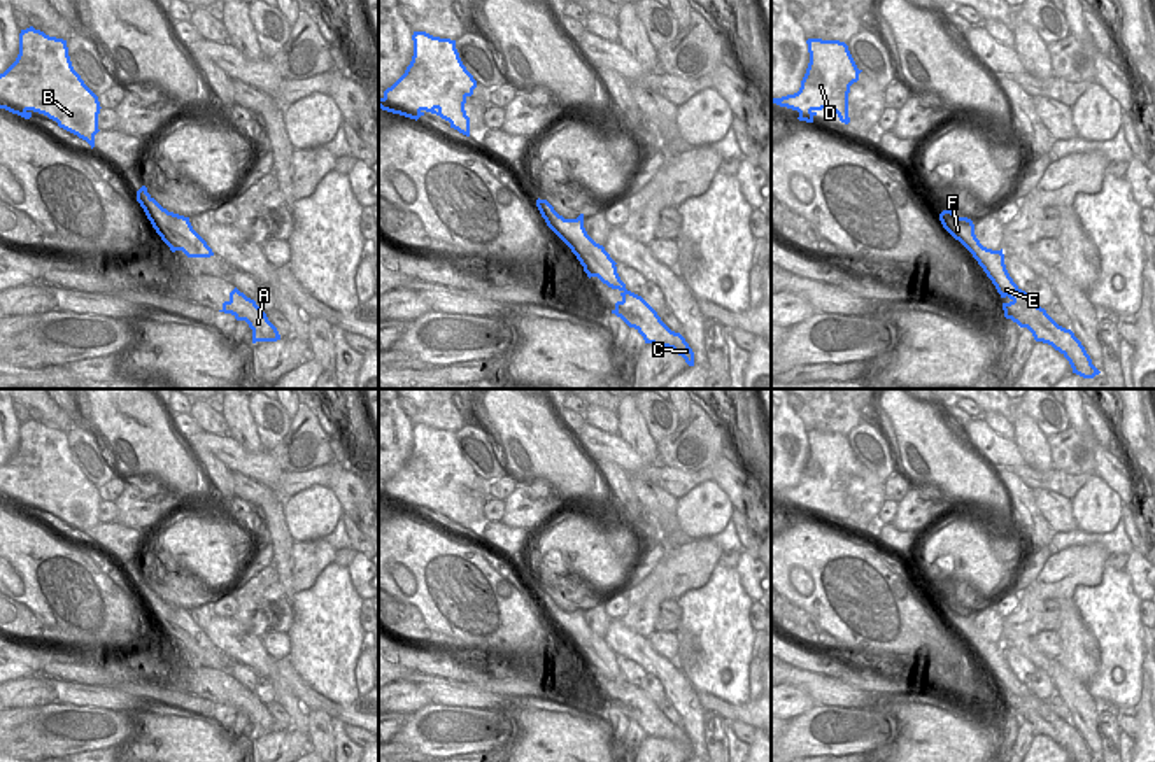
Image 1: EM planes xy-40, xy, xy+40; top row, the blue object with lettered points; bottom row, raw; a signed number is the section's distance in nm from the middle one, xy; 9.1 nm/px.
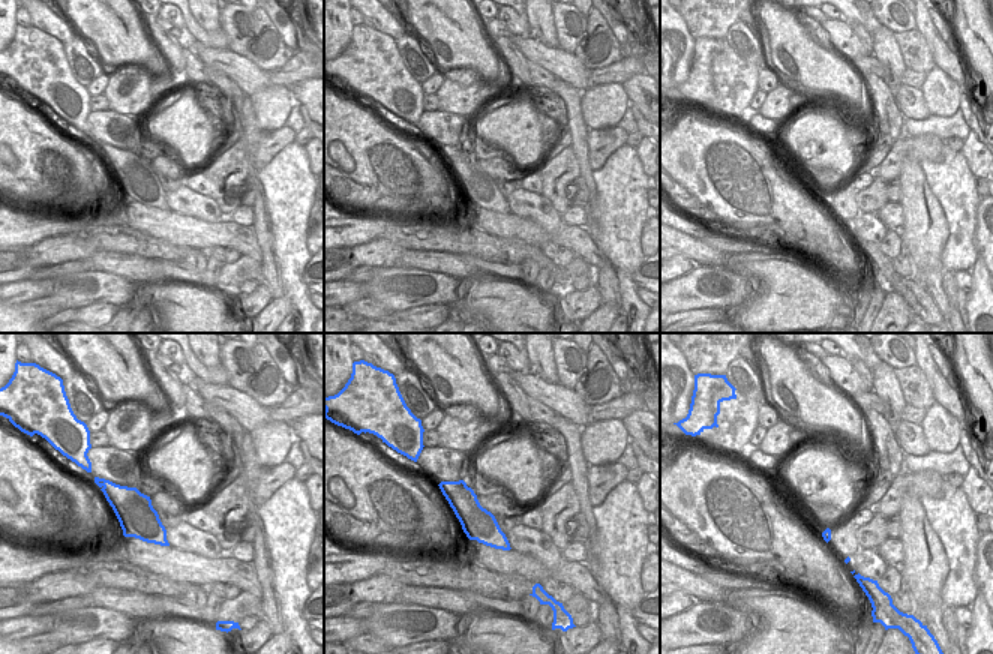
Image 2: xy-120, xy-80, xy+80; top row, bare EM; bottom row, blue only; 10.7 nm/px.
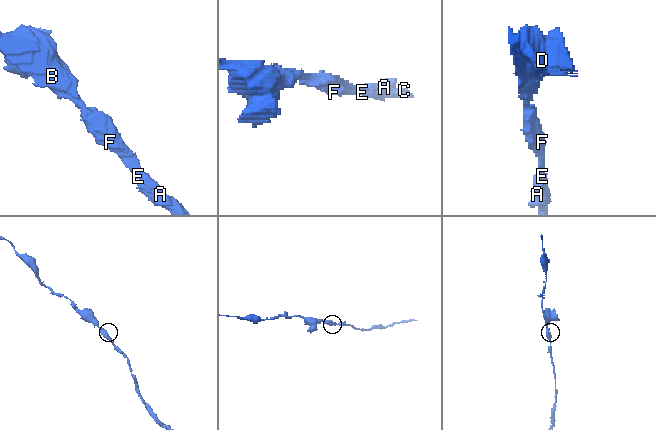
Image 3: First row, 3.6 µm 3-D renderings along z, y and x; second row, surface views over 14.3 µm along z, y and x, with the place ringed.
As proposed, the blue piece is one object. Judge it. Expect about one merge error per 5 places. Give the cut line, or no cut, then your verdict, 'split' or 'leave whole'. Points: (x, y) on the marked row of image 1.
no cut; leave whole

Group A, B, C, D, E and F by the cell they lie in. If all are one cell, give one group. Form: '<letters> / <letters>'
A B C D E F

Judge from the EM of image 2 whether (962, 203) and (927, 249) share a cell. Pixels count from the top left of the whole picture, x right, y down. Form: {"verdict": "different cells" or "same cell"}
{"verdict": "different cells"}

